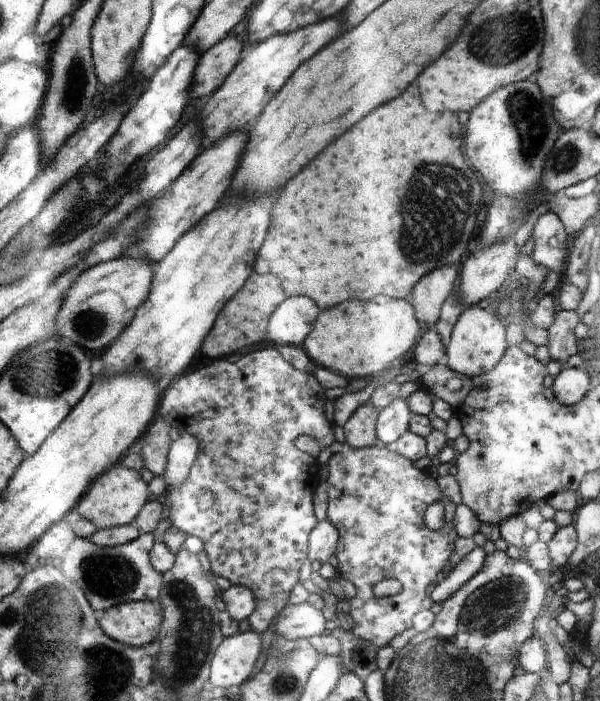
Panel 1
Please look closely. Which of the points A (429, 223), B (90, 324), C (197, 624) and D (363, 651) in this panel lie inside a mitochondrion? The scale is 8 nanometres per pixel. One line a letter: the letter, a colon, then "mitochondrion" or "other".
A: mitochondrion
B: mitochondrion
C: mitochondrion
D: other

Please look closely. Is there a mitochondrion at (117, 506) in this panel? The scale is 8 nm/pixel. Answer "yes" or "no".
no

